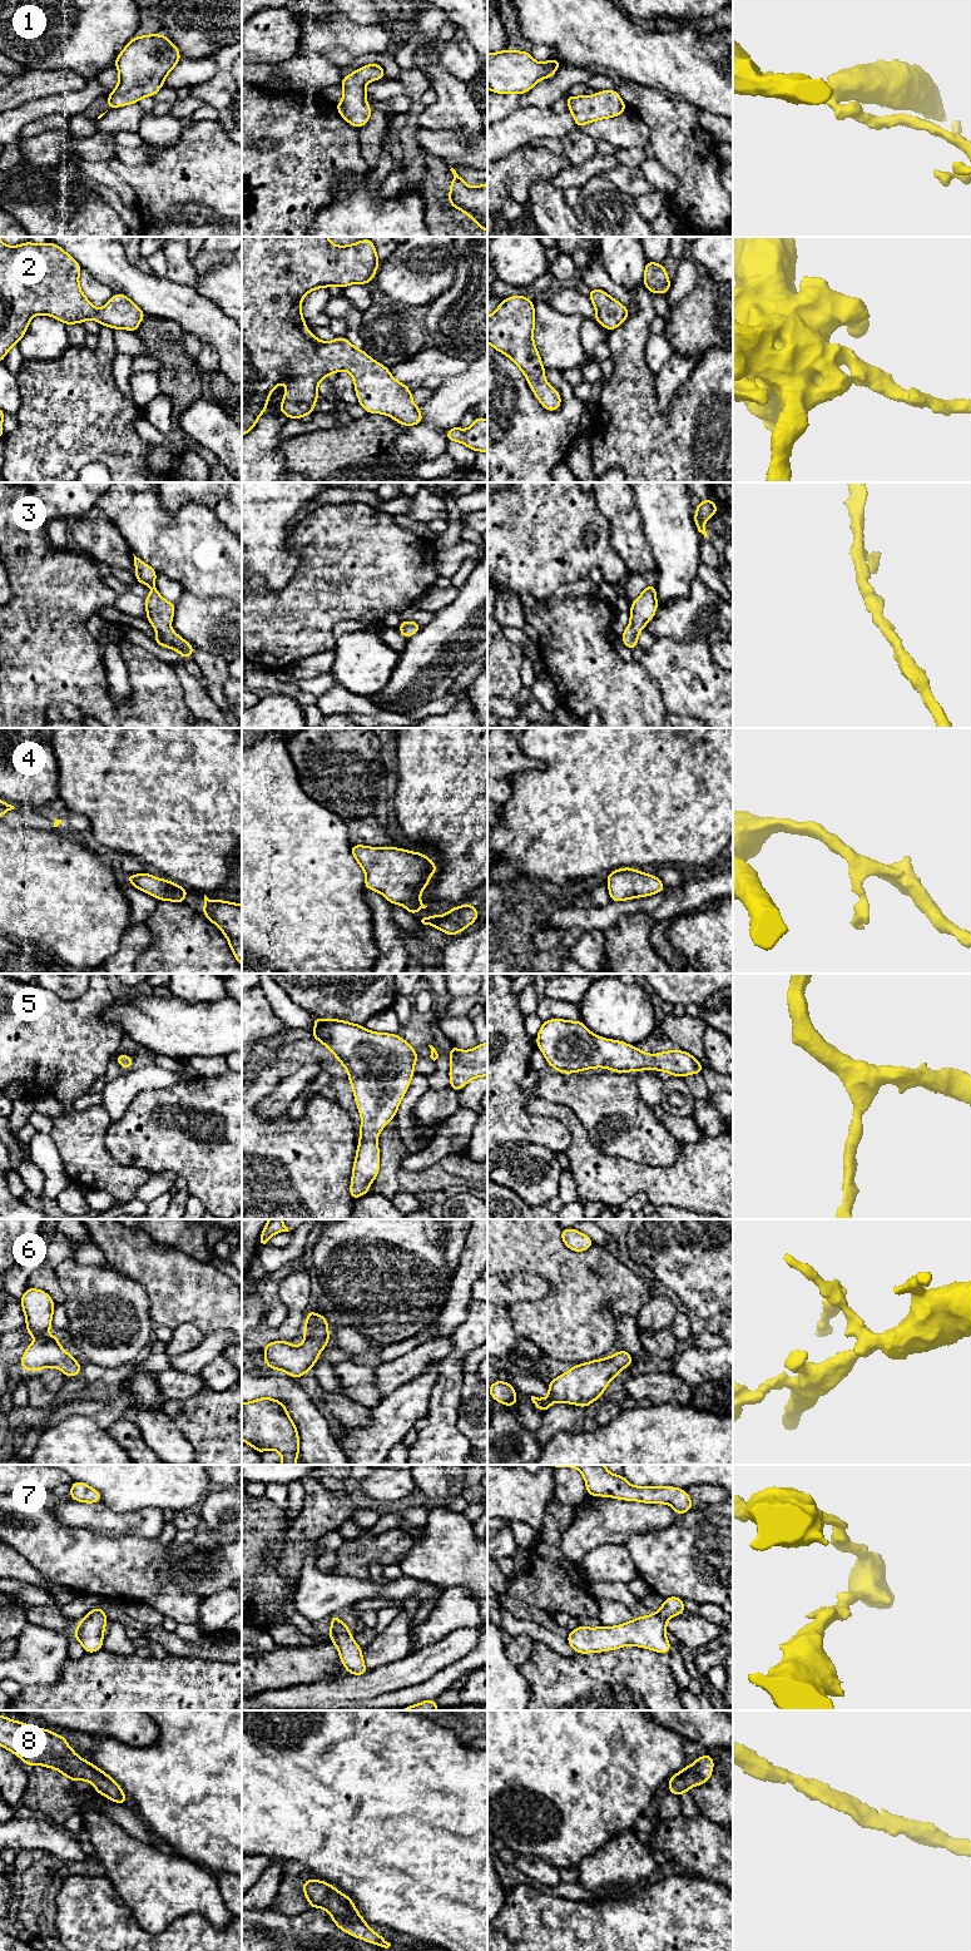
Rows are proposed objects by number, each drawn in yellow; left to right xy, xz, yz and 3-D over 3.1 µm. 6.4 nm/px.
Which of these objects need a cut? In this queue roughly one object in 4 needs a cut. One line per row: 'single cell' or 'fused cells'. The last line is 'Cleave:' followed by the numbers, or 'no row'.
1: single cell
2: single cell
3: single cell
4: single cell
5: single cell
6: single cell
7: single cell
8: single cell
Cleave: no row

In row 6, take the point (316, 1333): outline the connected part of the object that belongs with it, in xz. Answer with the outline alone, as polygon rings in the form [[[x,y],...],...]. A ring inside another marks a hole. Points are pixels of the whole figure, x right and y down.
[[[309,1309],[303,1336],[304,1342],[298,1346],[282,1340],[264,1345],[263,1355],[267,1367],[284,1371],[293,1378],[306,1375],[317,1363],[317,1357],[330,1341],[326,1317]]]

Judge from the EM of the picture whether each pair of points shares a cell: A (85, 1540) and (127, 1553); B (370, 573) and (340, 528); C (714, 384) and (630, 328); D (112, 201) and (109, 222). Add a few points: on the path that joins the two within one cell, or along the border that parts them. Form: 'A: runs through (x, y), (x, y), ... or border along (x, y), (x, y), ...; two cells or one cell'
A: runs through (95, 1550), (98, 1553), (117, 1553); one cell
B: runs through (358, 561), (340, 543), (340, 539); one cell
C: runs through (678, 419), (660, 419), (632, 390), (630, 365); one cell
D: border along (89, 186), (125, 223); two cells

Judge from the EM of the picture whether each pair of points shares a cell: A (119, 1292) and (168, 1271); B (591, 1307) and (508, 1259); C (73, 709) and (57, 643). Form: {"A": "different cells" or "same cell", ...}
{"A": "different cells", "B": "same cell", "C": "different cells"}

